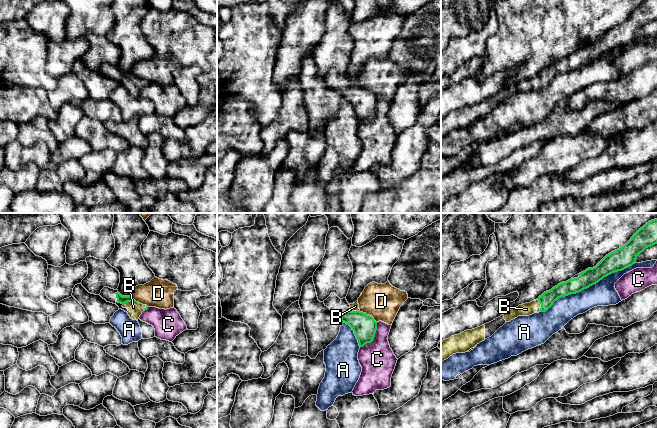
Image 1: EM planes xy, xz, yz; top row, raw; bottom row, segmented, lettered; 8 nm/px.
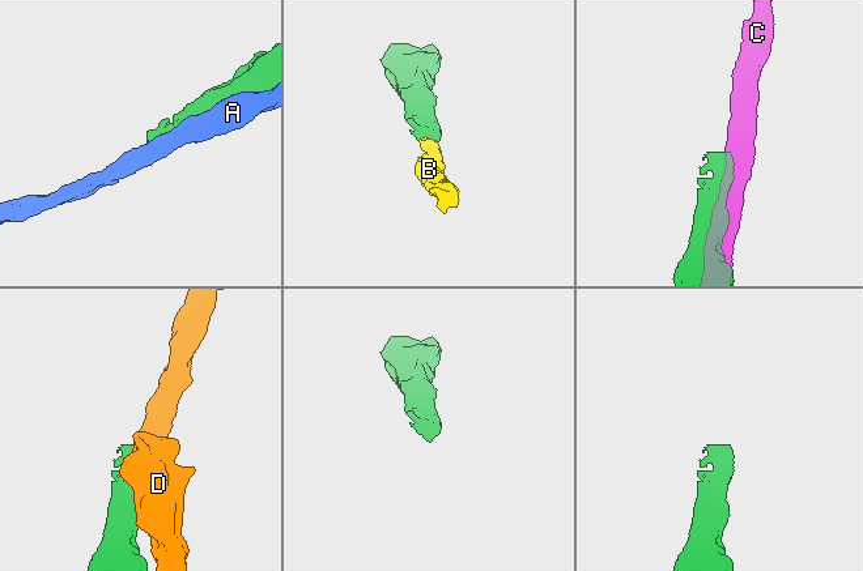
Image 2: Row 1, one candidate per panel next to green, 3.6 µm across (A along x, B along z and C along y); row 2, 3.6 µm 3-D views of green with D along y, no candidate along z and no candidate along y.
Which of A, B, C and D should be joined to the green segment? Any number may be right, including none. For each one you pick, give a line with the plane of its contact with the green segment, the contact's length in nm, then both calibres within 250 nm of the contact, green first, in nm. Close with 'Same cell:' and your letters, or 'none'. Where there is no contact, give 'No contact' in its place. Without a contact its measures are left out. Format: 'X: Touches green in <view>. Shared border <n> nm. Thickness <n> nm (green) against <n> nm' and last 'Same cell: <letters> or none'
B: Touches green in xy. Shared border 110 nm. Thickness 70 nm (green) against 120 nm
Same cell: B

